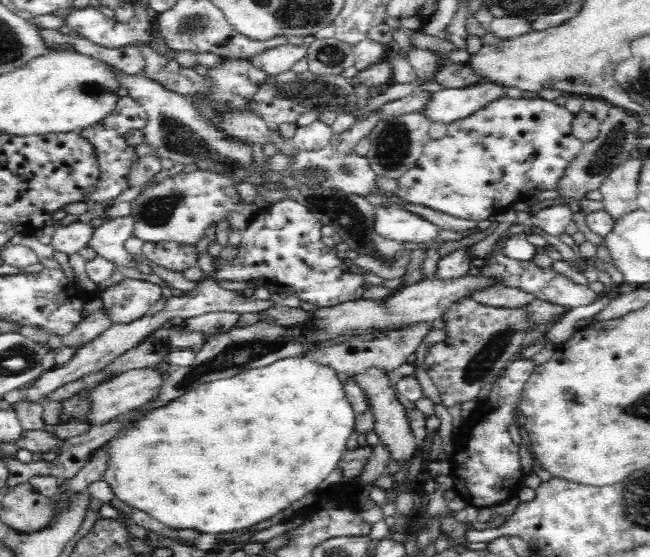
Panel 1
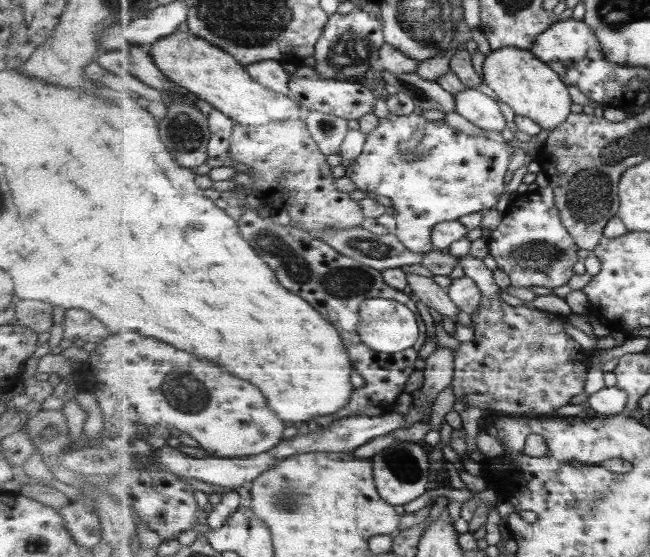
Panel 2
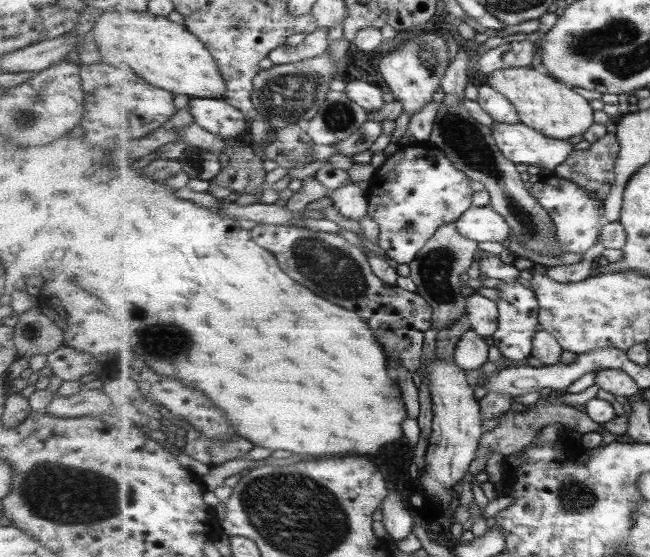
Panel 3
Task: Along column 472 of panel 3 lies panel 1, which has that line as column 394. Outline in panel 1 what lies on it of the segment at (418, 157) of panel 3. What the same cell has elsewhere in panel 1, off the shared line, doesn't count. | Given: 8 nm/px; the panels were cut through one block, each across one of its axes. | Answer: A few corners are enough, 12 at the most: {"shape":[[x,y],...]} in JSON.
{"shape":[[504,96],[430,140],[378,207],[486,220],[553,190],[574,114]]}

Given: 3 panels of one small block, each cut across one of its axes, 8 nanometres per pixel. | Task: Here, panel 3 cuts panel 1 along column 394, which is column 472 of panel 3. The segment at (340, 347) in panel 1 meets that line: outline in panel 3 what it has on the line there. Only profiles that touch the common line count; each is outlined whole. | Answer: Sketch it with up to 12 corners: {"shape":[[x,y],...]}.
{"shape":[[469,329],[457,343],[454,362],[475,370],[489,358],[485,337]]}

